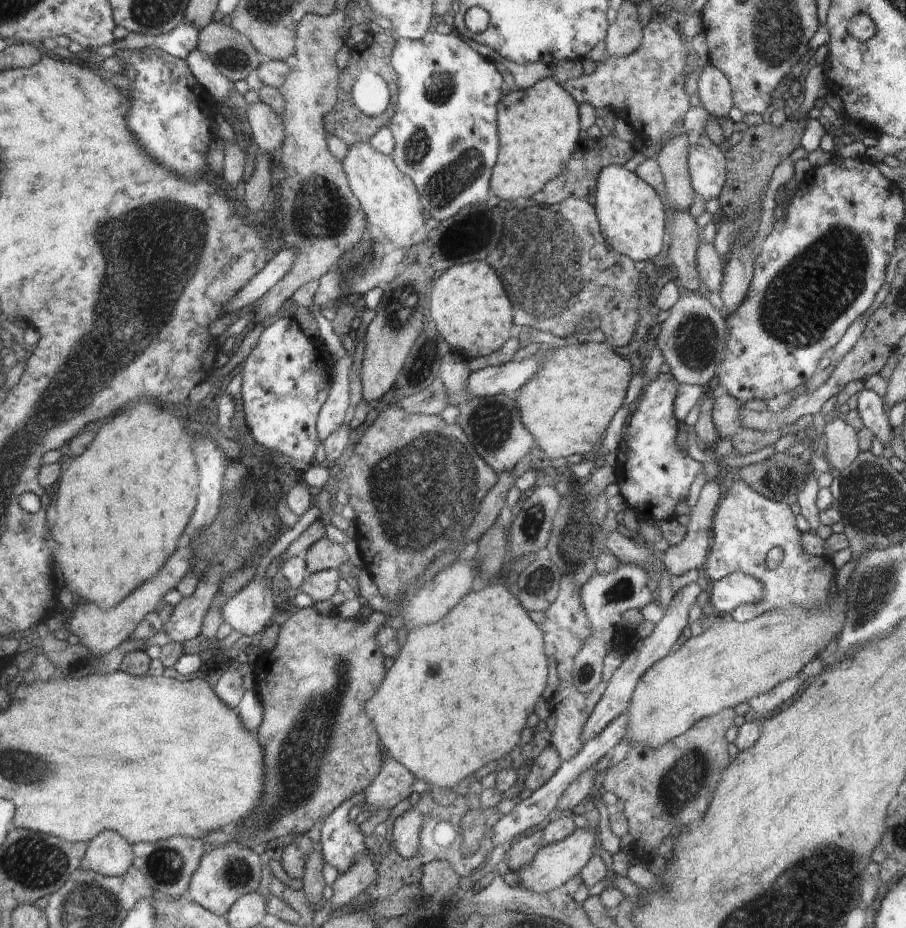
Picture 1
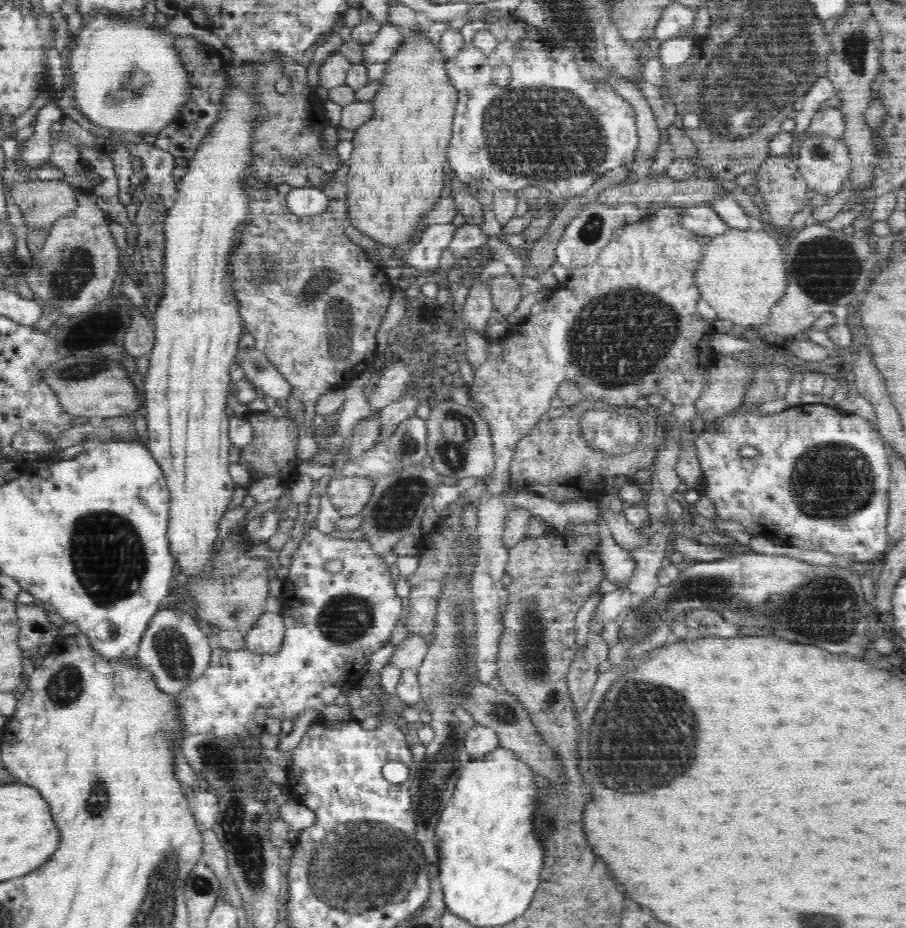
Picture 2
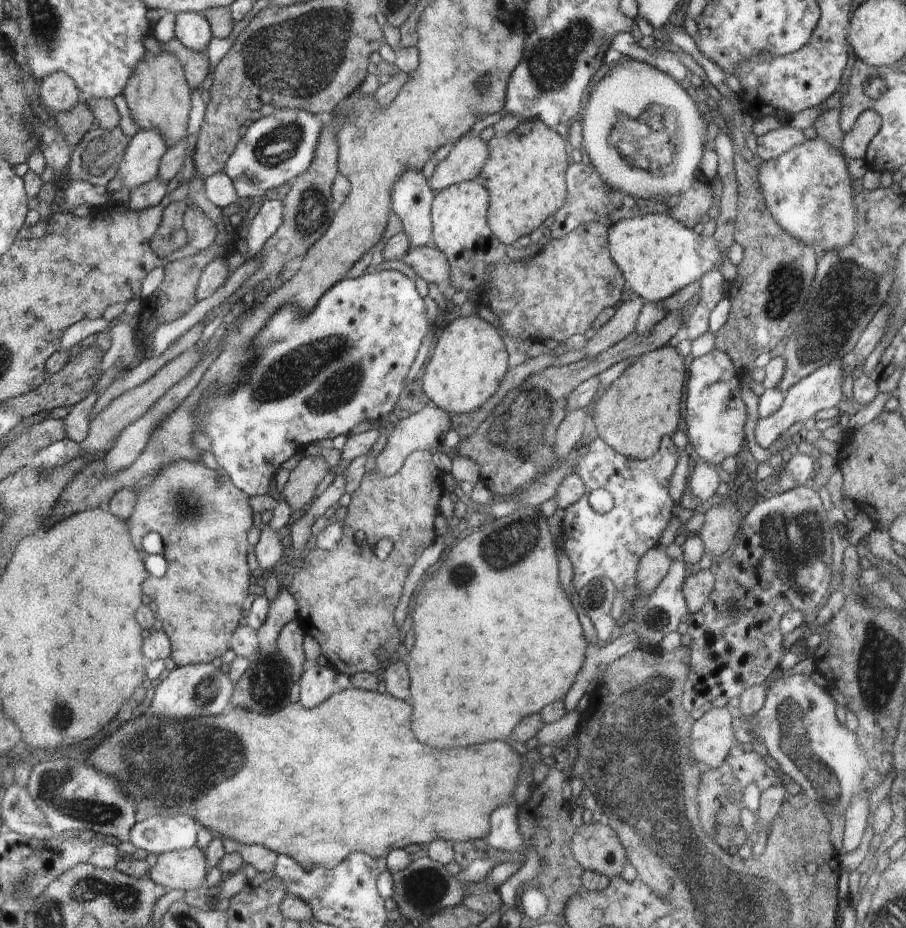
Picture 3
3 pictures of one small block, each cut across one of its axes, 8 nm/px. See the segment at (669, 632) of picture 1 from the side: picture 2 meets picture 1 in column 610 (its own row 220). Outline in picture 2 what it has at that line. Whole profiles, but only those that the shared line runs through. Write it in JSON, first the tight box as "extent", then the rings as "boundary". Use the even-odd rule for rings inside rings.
{"extent":[680,204,729,237],"boundary":[[[708,204],[685,206],[684,213],[686,216],[680,220],[680,223],[702,236],[715,237],[729,229],[729,226]]]}

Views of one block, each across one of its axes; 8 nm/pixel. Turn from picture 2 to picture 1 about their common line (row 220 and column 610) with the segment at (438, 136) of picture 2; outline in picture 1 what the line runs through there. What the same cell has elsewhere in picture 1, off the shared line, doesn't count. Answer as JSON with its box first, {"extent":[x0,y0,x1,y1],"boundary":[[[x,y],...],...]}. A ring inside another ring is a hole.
{"extent":[515,341,632,463],"boundary":[[[583,341],[558,348],[549,347],[549,349],[546,349],[543,352],[543,359],[541,362],[544,362],[544,364],[541,364],[540,370],[538,370],[538,372],[517,391],[515,401],[519,407],[523,425],[532,433],[532,436],[535,436],[536,444],[539,450],[544,452],[545,458],[550,458],[555,460],[557,463],[562,463],[566,458],[568,458],[568,456],[572,456],[572,454],[580,454],[580,456],[583,457],[591,456],[590,450],[602,442],[602,438],[606,436],[608,422],[612,420],[612,416],[618,412],[618,408],[620,408],[620,406],[622,406],[622,402],[624,402],[624,396],[626,396],[626,390],[628,390],[628,382],[630,382],[630,378],[632,378],[632,366],[630,366],[628,358],[614,354],[614,350],[608,350],[608,348],[604,346],[604,343]]]}

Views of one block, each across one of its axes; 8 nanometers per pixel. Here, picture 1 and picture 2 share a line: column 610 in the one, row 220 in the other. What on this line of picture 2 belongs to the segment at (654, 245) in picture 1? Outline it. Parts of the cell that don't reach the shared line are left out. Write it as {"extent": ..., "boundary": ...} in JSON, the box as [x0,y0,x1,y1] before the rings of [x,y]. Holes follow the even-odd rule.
{"extent":[143,67,258,580],"boundary":[[[250,67],[244,68],[230,68],[228,69],[227,82],[230,79],[236,77],[236,88],[228,90],[228,86],[223,90],[224,94],[221,98],[221,112],[218,114],[218,122],[208,130],[207,135],[203,138],[201,145],[196,149],[195,155],[188,161],[187,172],[181,178],[180,184],[178,184],[177,194],[175,203],[169,208],[167,217],[164,223],[164,236],[165,236],[165,253],[164,253],[164,286],[162,297],[159,298],[157,303],[157,309],[153,315],[152,321],[155,326],[155,343],[151,350],[149,357],[149,368],[144,376],[145,380],[145,408],[143,413],[147,419],[147,431],[148,431],[148,442],[147,445],[150,453],[154,456],[158,465],[161,467],[163,474],[167,481],[167,488],[171,497],[171,504],[169,507],[169,526],[167,531],[166,539],[168,542],[169,554],[172,554],[172,558],[176,558],[176,562],[180,564],[182,572],[192,576],[190,580],[208,580],[212,578],[212,546],[218,538],[218,524],[222,514],[226,512],[226,506],[230,504],[230,500],[233,500],[236,483],[232,477],[230,477],[229,468],[231,466],[230,460],[230,444],[229,439],[229,416],[226,416],[226,402],[228,402],[228,396],[233,391],[230,388],[231,382],[231,363],[234,361],[234,355],[236,354],[237,348],[239,347],[239,340],[242,335],[242,326],[240,318],[240,311],[237,310],[237,300],[234,298],[233,286],[231,278],[229,278],[228,263],[226,258],[229,252],[237,245],[239,239],[239,230],[245,223],[245,212],[247,211],[247,196],[243,190],[243,184],[247,178],[247,165],[251,159],[251,152],[249,152],[249,134],[252,133],[253,124],[252,118],[258,114],[255,108],[255,100],[251,96],[251,90],[256,84],[256,71],[250,69]]]}

